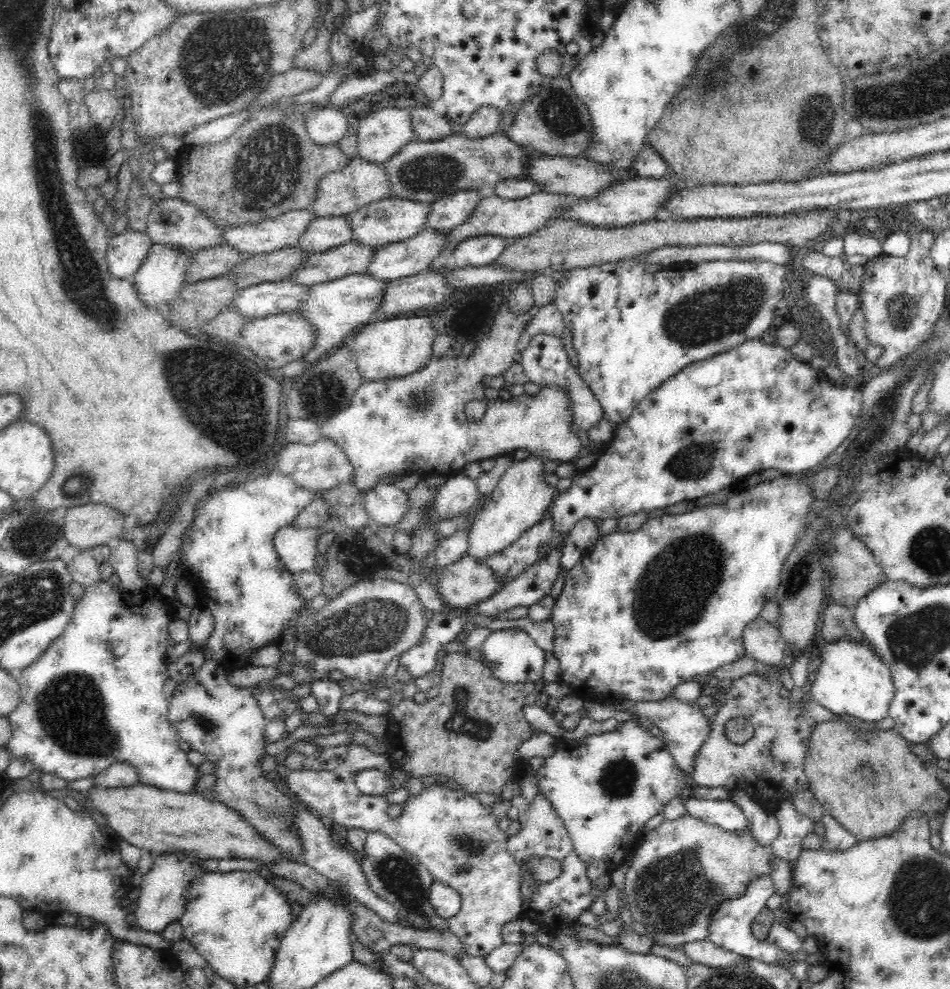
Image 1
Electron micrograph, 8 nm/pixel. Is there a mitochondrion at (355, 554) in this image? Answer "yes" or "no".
yes

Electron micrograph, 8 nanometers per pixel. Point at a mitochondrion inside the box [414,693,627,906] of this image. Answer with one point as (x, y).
(471, 845)

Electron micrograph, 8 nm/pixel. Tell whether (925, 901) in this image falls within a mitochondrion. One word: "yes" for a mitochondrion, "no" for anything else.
yes

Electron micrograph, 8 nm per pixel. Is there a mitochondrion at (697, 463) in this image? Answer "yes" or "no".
yes

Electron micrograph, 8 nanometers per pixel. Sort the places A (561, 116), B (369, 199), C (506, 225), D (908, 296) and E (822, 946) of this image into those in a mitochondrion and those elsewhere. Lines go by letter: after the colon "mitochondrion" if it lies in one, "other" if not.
A: mitochondrion
B: other
C: other
D: mitochondrion
E: other

